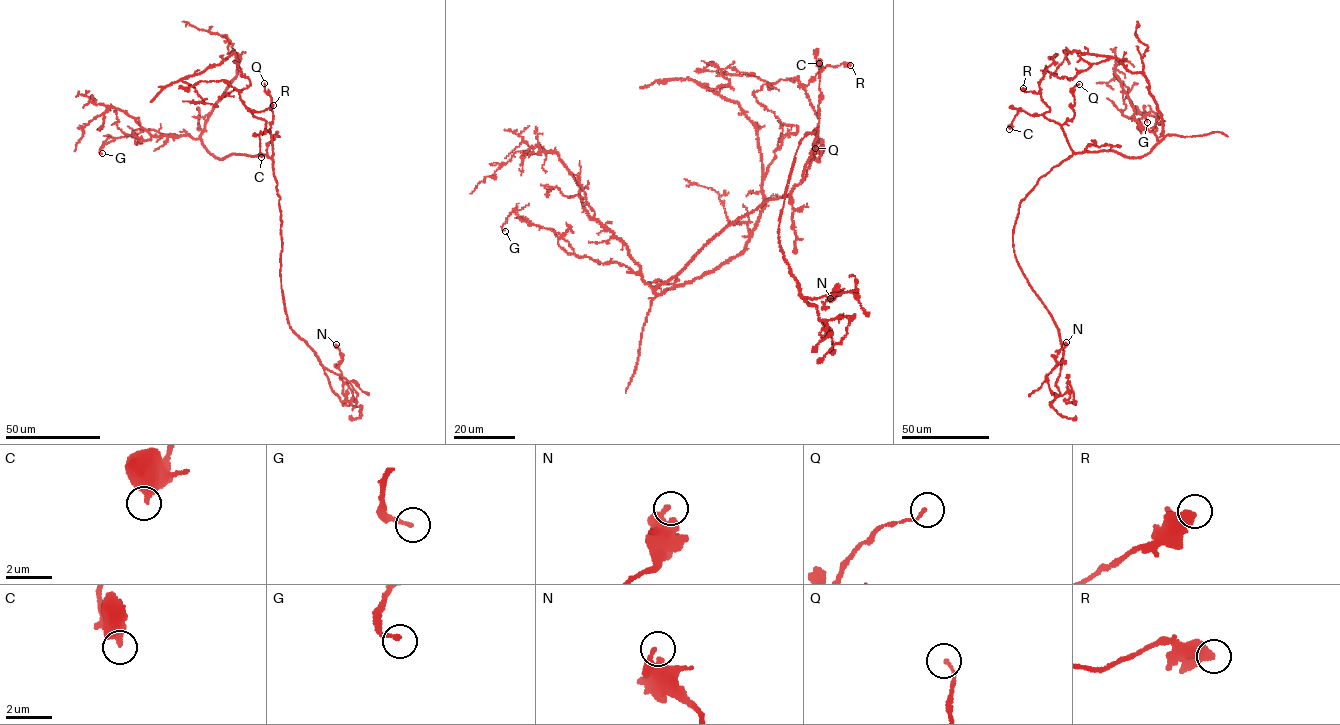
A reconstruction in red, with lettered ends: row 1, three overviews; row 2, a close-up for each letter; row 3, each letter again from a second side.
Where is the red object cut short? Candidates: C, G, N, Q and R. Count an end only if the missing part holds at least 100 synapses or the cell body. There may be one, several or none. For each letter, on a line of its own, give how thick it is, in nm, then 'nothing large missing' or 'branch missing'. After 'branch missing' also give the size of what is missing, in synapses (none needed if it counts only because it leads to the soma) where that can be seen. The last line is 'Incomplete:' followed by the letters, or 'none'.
C: calibre 480 nm; nothing large missing
G: calibre 170 nm; nothing large missing
N: calibre 240 nm; nothing large missing
Q: calibre 140 nm; nothing large missing
R: calibre 550 nm; nothing large missing
Incomplete: none

